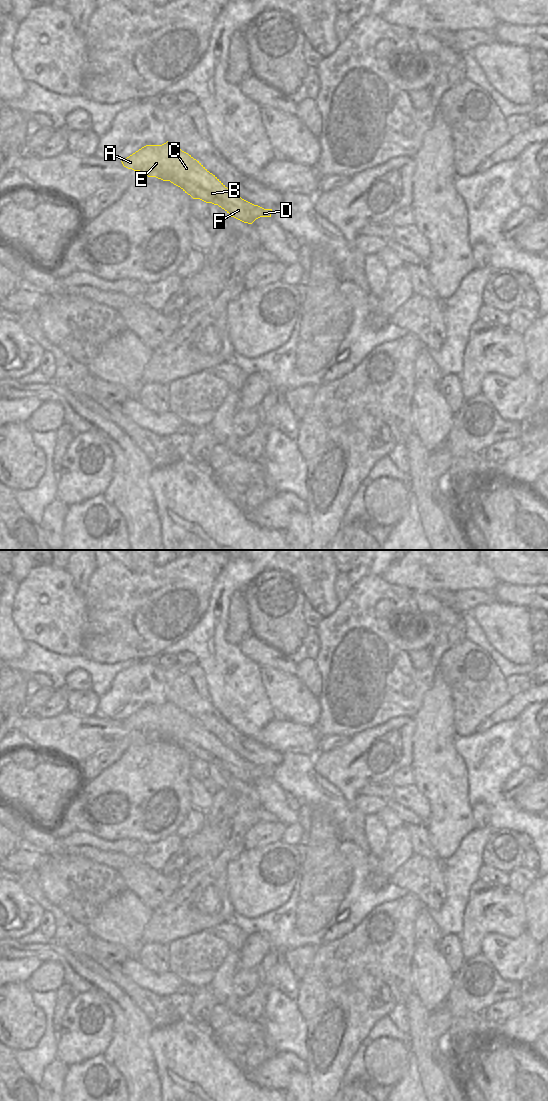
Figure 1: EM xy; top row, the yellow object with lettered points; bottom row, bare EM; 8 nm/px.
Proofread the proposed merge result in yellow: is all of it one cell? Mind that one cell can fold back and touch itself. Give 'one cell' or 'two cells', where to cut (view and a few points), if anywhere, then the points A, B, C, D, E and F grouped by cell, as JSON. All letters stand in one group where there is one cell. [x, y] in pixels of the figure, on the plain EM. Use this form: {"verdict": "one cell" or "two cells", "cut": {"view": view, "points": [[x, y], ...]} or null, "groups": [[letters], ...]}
{"verdict": "one cell", "cut": null, "groups": [["A", "B", "C", "D", "E", "F"]]}

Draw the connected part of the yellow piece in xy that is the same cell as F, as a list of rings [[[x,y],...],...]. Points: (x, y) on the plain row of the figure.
[[[168,701],[162,705],[146,705],[121,722],[124,727],[148,737],[170,741],[193,759],[218,765],[244,783],[252,784],[260,777],[271,777],[272,769],[242,759],[199,721]]]

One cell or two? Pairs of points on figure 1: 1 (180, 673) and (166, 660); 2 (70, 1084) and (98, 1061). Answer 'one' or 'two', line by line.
1: two
2: one

